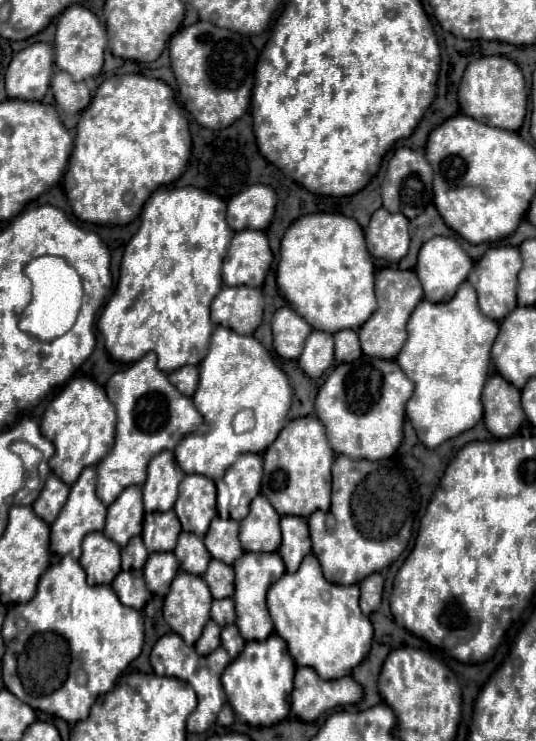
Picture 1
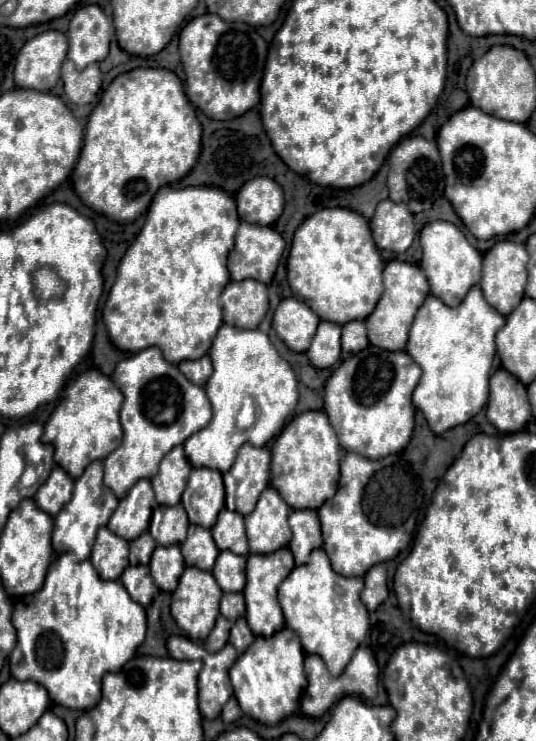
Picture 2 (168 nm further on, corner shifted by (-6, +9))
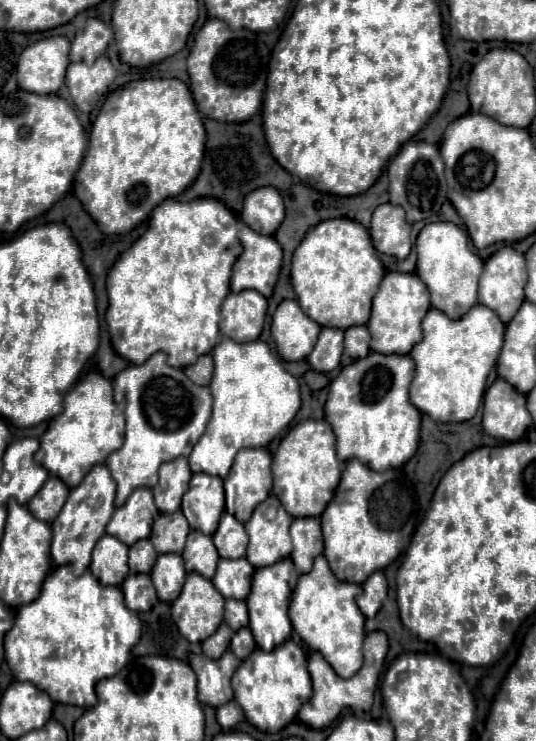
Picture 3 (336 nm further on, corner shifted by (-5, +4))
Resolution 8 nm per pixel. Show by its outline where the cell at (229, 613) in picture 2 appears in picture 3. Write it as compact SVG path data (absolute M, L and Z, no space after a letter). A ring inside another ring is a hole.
M226 599L226 607L224 607L224 623L226 623L232 631L238 631L238 629L242 629L242 627L248 627L246 601Z

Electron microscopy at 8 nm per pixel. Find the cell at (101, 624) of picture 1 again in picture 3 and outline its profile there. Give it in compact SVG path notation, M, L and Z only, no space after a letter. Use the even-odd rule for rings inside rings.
M58 567L52 571L42 583L40 595L36 601L22 605L16 613L14 627L8 631L4 641L6 661L18 681L28 681L38 689L50 693L56 703L78 705L78 707L94 707L96 691L94 685L104 677L114 677L130 659L132 647L140 639L140 619L138 613L126 609L122 591L118 587L106 587L94 581L90 571L74 577L66 567Z

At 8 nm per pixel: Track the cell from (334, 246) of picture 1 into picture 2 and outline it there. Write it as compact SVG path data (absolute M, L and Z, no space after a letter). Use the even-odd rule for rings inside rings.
M323 208L305 218L305 222L295 230L293 244L287 258L287 280L297 300L303 300L321 320L335 324L347 324L351 320L365 320L383 294L383 260L375 242L371 240L369 222L347 208Z

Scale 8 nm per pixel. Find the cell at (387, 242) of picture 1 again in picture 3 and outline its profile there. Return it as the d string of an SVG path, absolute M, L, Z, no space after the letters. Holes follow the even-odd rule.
M390 203L378 205L372 213L370 225L372 243L380 253L392 255L396 259L406 259L412 247L410 225L406 223L404 209L398 209Z

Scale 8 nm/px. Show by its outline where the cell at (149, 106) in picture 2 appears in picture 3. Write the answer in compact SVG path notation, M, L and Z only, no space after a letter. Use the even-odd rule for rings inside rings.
M140 79L110 93L92 125L86 157L76 173L74 193L102 233L128 233L146 221L152 209L168 197L180 195L200 173L206 131L202 115L186 83L180 79Z

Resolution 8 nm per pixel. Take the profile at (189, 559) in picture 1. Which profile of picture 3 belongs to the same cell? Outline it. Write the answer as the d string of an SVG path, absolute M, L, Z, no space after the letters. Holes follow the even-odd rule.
M192 531L188 541L186 541L186 549L182 553L184 563L186 563L186 571L188 573L200 573L206 579L212 579L216 573L216 565L218 565L218 551L214 549L214 541L210 535L204 535L202 531Z

